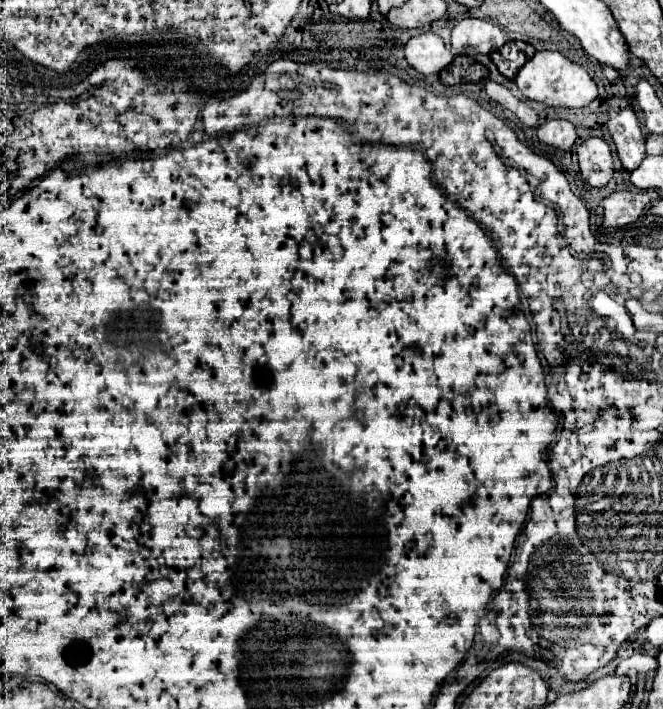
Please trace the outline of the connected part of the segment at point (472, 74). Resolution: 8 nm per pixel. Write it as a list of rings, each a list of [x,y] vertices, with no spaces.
[[[457,56],[443,72],[439,72],[439,80],[445,86],[455,86],[459,82],[471,82],[477,84],[487,78],[487,68],[479,62],[475,62],[469,56]]]

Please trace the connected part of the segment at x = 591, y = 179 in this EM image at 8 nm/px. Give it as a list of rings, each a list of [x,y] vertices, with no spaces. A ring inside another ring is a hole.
[[[587,138],[579,148],[579,168],[581,176],[595,188],[605,186],[613,176],[611,148],[603,138]]]

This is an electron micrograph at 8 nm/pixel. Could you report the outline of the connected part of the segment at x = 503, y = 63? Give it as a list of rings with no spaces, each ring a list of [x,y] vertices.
[[[513,40],[513,42],[507,42],[501,50],[495,50],[491,54],[491,60],[495,62],[497,70],[509,78],[509,80],[515,80],[517,72],[521,70],[521,66],[533,58],[535,54],[535,48],[527,42],[519,42],[519,40]]]

